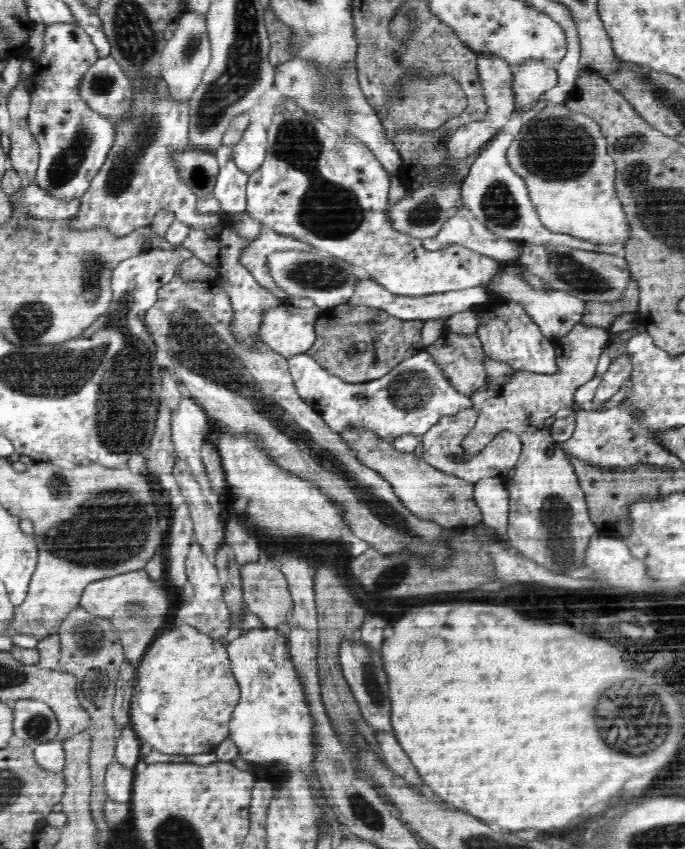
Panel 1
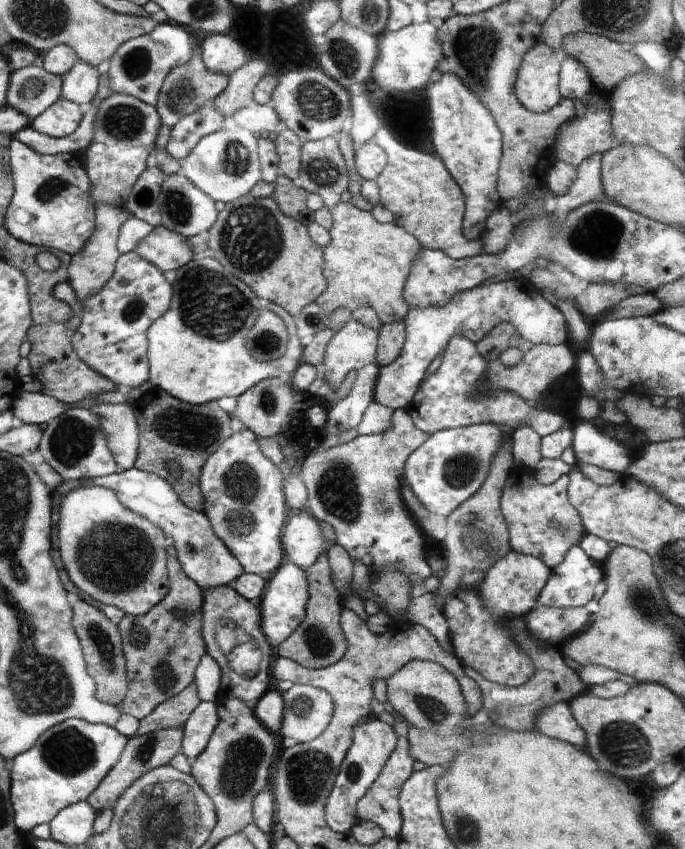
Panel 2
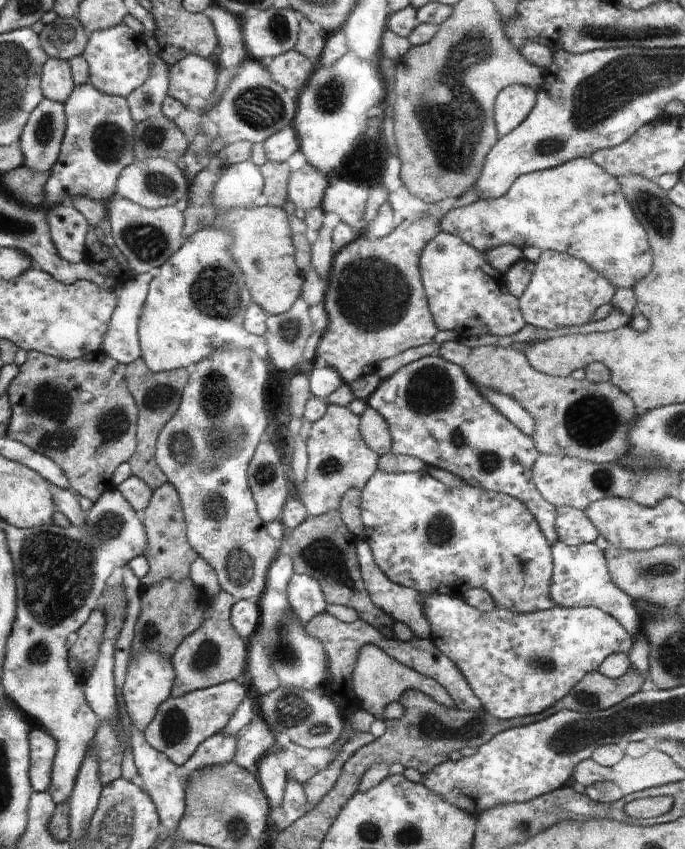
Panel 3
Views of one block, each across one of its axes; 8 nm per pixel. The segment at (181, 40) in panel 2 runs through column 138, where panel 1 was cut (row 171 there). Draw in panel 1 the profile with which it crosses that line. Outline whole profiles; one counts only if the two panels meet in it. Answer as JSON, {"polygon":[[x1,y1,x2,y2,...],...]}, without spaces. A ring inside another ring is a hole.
{"polygon":[[63,21,46,25,46,32,42,34,42,53,33,61,33,83,37,78,37,87,30,92,27,121,39,146,35,183,52,198,62,201,80,198,90,188,114,144,115,124,92,111,80,93,82,76,99,58,98,49,86,31,78,23]]}

